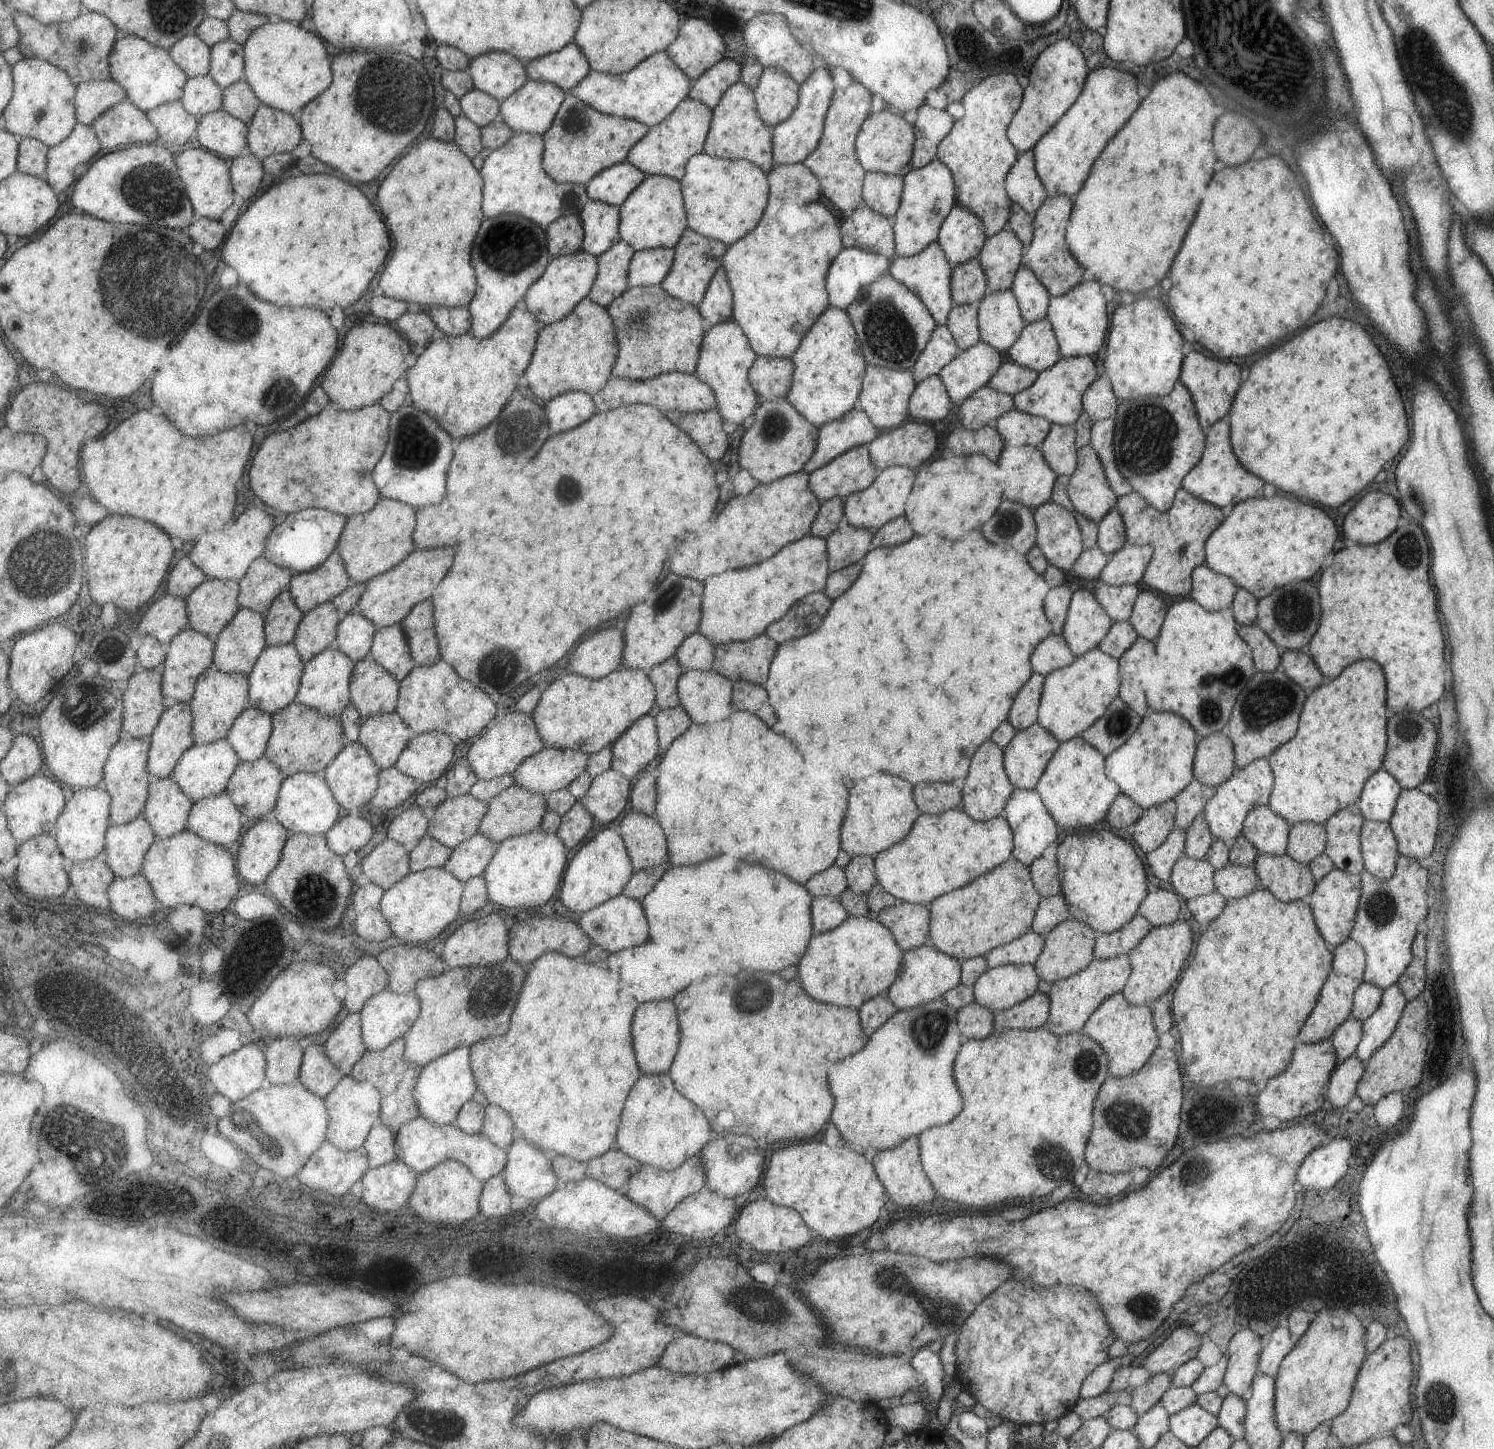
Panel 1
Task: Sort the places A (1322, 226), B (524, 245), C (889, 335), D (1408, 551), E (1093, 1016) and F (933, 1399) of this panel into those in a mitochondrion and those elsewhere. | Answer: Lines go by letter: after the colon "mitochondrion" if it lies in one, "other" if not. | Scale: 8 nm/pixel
A: other
B: mitochondrion
C: mitochondrion
D: mitochondrion
E: other
F: other

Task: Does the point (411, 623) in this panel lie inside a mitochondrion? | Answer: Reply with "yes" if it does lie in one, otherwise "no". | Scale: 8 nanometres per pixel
no

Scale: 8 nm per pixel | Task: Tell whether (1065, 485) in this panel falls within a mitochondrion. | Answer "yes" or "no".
no

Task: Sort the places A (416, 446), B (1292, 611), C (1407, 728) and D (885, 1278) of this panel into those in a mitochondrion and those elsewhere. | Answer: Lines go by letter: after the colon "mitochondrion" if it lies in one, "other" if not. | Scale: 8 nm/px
A: mitochondrion
B: mitochondrion
C: mitochondrion
D: mitochondrion

